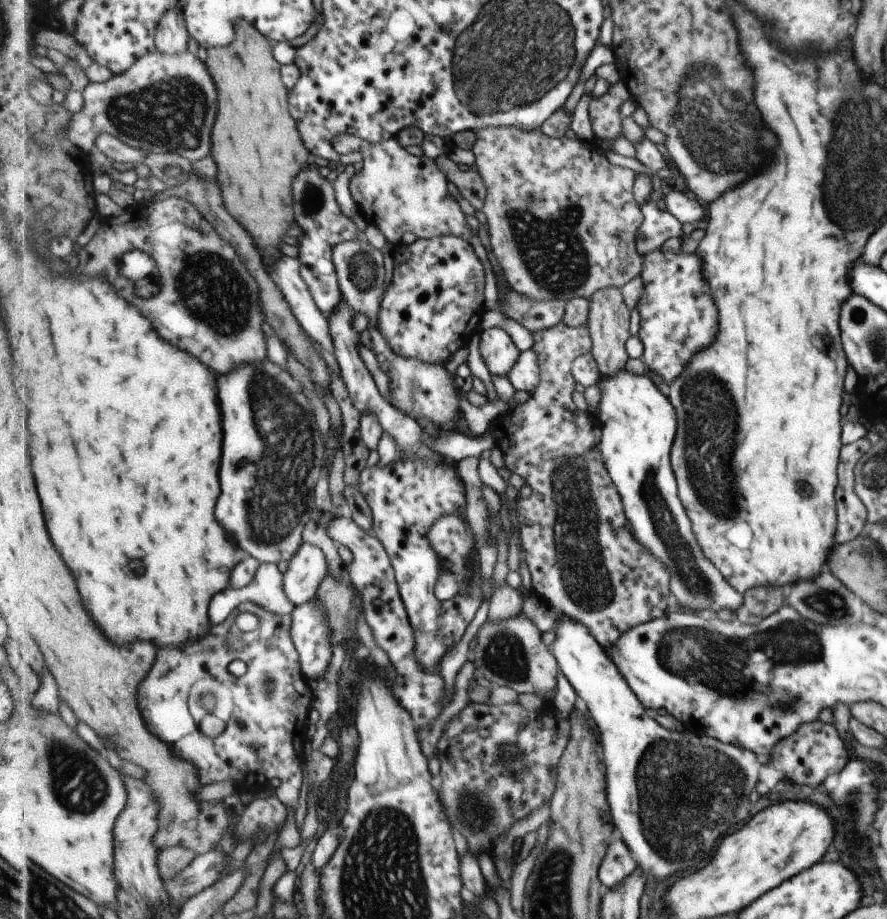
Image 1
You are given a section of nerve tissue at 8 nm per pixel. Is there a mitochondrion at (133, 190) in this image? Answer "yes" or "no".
no

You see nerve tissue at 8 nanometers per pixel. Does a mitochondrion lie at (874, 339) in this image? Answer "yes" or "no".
yes

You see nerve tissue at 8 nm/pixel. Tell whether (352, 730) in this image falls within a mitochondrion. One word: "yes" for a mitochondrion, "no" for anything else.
no

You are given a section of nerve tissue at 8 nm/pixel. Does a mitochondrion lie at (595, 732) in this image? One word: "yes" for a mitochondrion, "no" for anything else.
no

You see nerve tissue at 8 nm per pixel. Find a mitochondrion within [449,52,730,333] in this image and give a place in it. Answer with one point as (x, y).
(552, 250)

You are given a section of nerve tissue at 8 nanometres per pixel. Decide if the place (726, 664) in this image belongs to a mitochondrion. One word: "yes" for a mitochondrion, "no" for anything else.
yes

